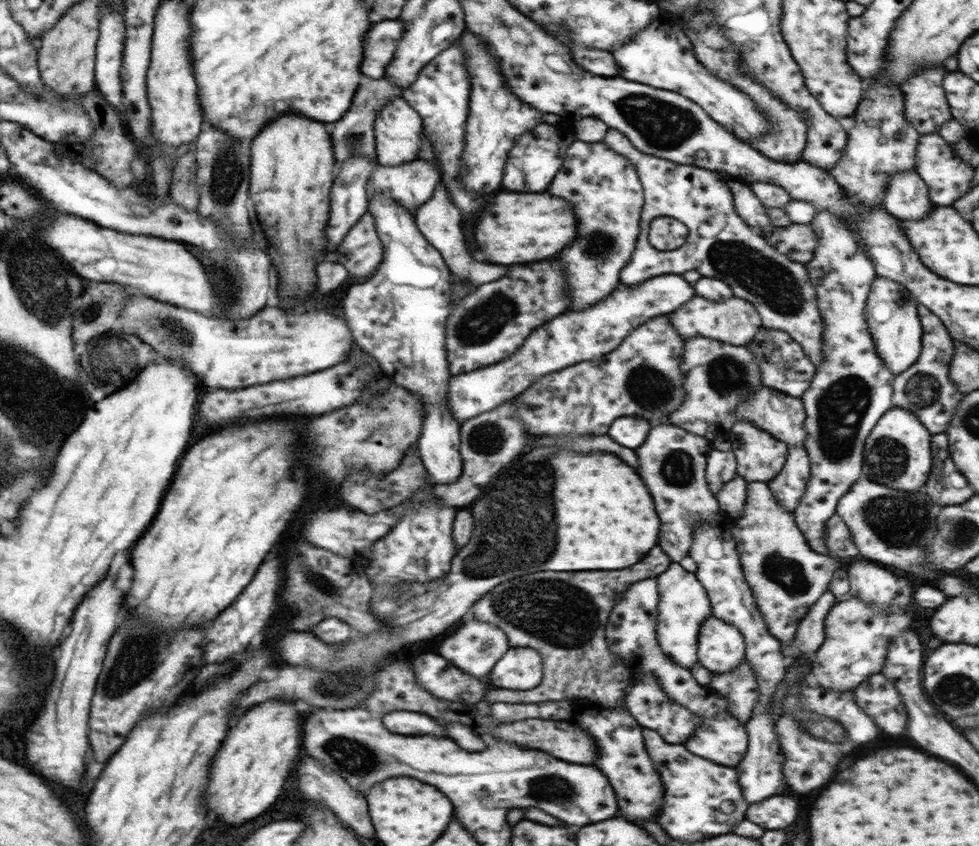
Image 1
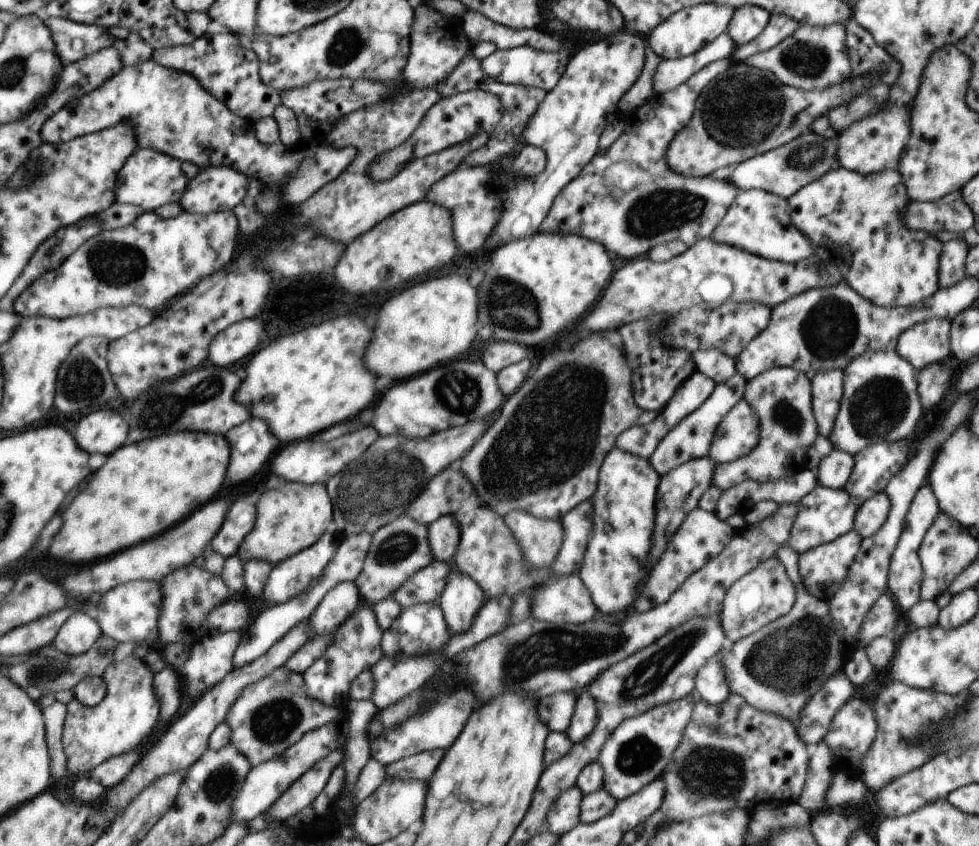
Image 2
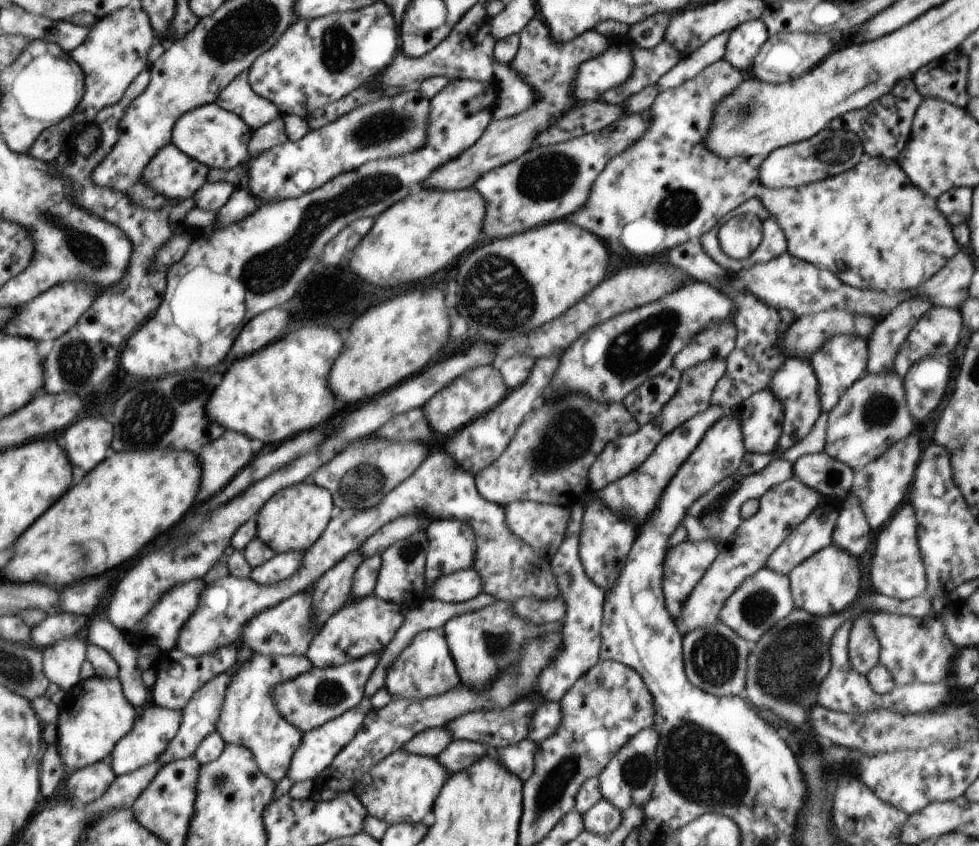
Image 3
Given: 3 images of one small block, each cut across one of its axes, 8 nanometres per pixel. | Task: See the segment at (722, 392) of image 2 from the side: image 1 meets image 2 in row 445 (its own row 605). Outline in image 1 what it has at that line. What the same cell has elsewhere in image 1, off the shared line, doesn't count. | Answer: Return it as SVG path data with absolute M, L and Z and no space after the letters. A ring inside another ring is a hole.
M680 563L668 566L664 574L658 576L658 616L656 616L656 636L664 654L673 658L674 663L691 669L699 662L697 657L698 634L702 622L713 615L706 589L695 573L684 570Z

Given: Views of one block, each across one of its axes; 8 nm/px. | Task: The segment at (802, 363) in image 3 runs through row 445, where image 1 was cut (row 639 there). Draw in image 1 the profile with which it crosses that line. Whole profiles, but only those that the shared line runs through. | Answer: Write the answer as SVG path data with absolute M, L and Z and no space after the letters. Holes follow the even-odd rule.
M748 482L748 498L744 508L743 516L735 520L733 526L733 539L744 577L753 590L754 601L770 634L783 644L790 644L810 606L829 591L828 584L842 564L808 546L794 514L785 510L786 506L774 498L765 482Z

